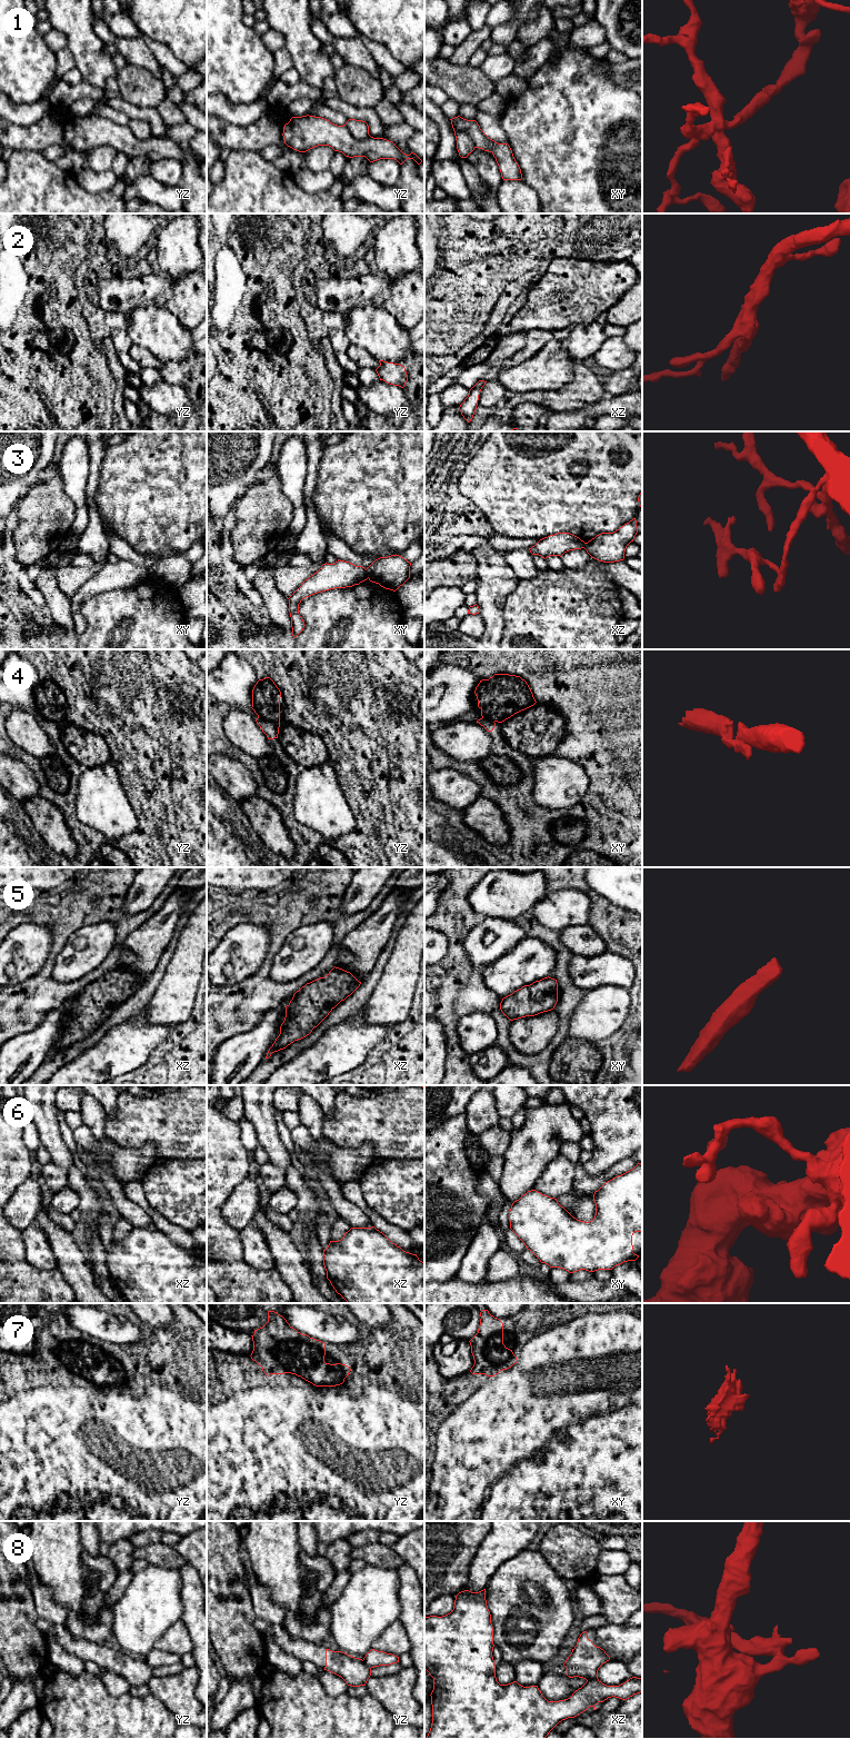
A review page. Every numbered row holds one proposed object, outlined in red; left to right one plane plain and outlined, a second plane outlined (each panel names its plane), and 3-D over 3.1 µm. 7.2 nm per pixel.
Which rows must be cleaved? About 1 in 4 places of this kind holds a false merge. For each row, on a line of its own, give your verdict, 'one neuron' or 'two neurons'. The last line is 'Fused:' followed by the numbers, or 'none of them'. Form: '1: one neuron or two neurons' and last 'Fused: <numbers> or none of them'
1: two neurons
2: one neuron
3: two neurons
4: one neuron
5: one neuron
6: one neuron
7: one neuron
8: two neurons
Fused: 1, 3, 8

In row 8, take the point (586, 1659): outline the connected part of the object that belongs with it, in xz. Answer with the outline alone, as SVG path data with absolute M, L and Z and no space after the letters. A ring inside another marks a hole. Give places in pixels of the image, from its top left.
M584 1631L578 1638L577 1646L572 1649L563 1666L567 1668L569 1678L579 1677L587 1681L599 1680L599 1668L610 1660L610 1657L600 1647L596 1647L588 1639L588 1632Z

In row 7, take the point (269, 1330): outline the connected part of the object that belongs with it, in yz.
M268 1311L268 1322L262 1328L254 1330L254 1334L251 1336L253 1351L250 1357L268 1377L291 1373L316 1387L336 1387L342 1384L351 1371L350 1367L346 1364L326 1363L326 1343L298 1332L278 1312Z

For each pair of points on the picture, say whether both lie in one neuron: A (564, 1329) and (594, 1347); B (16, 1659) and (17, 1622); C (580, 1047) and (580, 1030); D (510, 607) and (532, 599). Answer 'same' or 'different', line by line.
A: same
B: same
C: different
D: same

